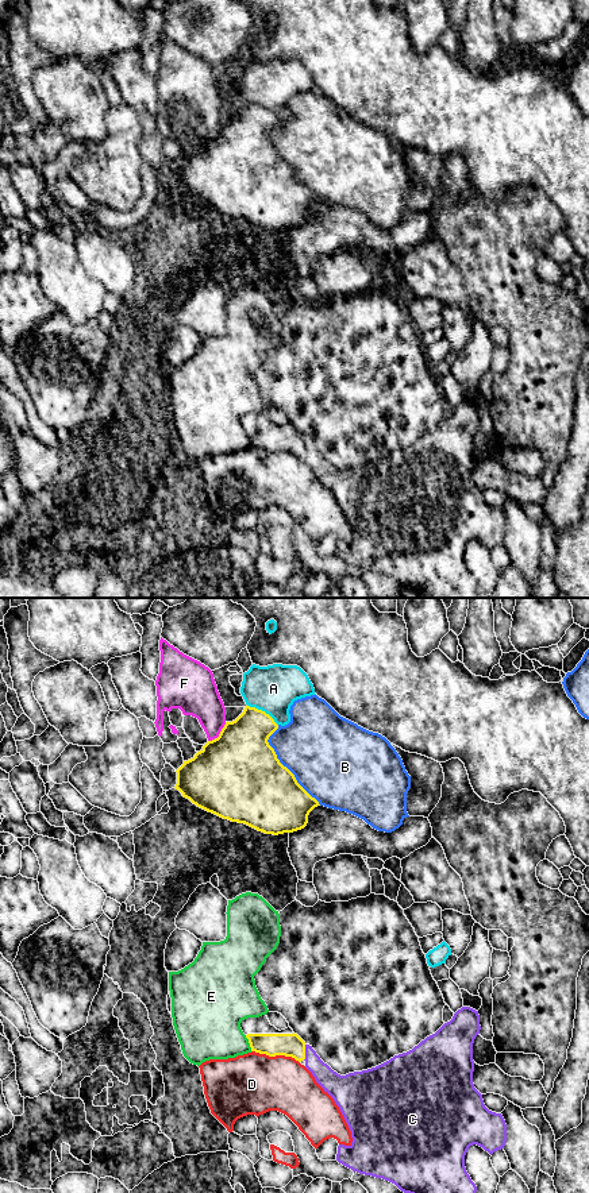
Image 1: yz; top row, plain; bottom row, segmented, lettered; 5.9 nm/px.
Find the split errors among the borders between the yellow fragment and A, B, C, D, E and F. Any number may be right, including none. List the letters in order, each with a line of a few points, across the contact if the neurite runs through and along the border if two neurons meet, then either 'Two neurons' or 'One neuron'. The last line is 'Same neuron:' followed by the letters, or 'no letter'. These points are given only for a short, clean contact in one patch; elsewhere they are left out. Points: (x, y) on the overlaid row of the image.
A: Two neurons
B: Two neurons
C: Line: yz (291, 1045), (304, 1053), (333, 1083). One neuron
D: Line: yz (251, 1050), (269, 1056), (291, 1056), (299, 1062). Two neurons
E: Two neurons
F: Line: yz (226, 722), (220, 733), (208, 741). Two neurons
Same neuron: C

